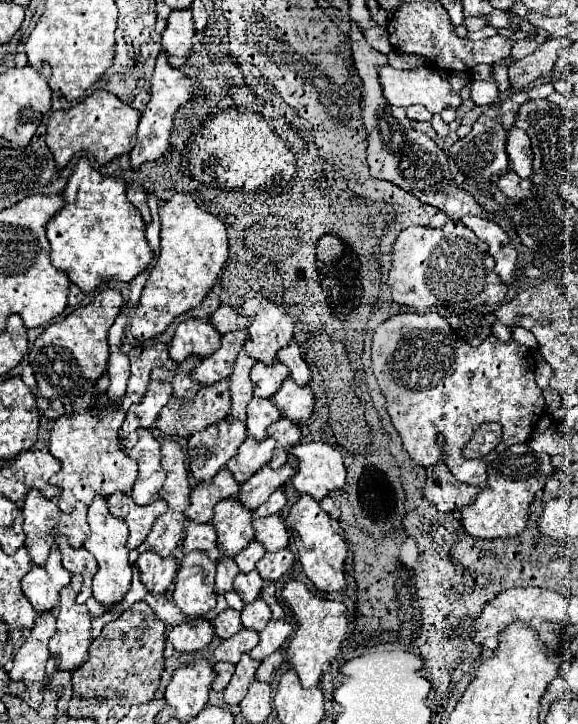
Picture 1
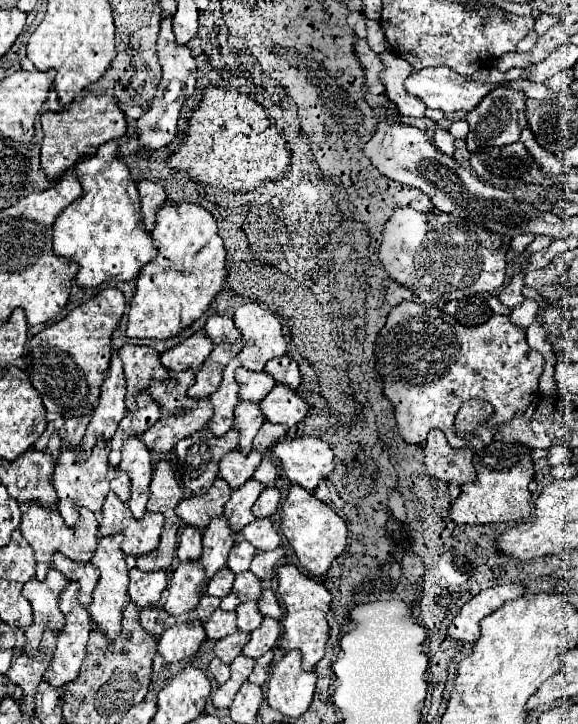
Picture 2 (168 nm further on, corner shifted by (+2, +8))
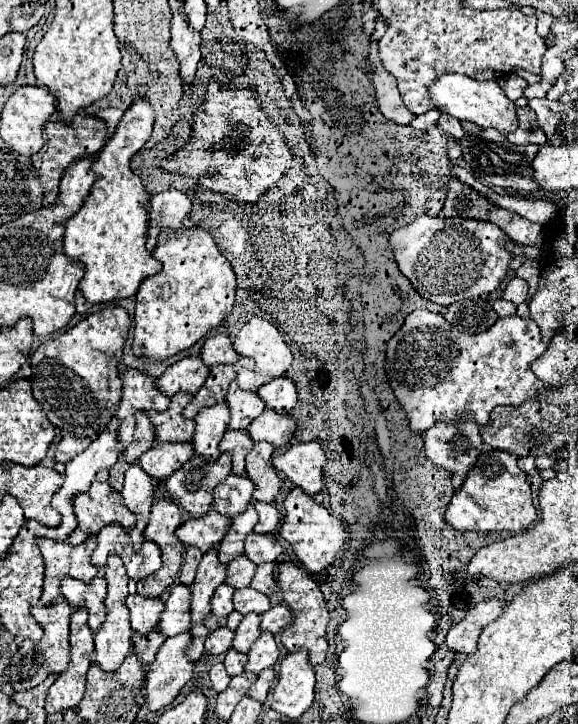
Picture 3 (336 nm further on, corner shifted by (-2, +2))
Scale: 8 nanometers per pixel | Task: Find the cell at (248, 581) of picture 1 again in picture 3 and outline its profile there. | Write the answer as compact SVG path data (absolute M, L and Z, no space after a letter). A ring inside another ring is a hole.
M251 586L241 588L241 590L235 590L233 604L235 604L235 610L241 612L241 614L247 614L247 612L257 612L257 614L261 614L261 612L265 612L267 608L271 608L269 598L267 598L263 592L251 588Z

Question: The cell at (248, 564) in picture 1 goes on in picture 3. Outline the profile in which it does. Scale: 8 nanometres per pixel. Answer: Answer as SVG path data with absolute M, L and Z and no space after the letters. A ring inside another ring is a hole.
M241 554L229 562L225 582L231 584L233 588L245 588L245 586L249 586L253 574L255 574L255 564L245 554Z

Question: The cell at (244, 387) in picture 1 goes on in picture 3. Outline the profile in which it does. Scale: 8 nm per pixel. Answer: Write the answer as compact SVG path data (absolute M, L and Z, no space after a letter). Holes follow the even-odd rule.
M225 400L215 402L213 406L203 408L197 416L197 428L193 434L193 444L195 444L195 452L205 456L207 462L215 462L221 456L219 450L219 442L227 430L229 424L229 406Z

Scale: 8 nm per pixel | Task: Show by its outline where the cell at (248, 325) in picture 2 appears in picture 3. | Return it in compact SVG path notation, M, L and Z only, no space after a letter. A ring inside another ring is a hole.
M253 316L251 320L247 320L239 334L233 340L237 354L241 356L249 356L255 360L255 368L253 370L239 370L237 372L237 384L241 388L247 390L259 390L259 386L263 386L267 380L273 380L275 376L283 376L287 372L287 368L293 364L293 354L289 350L289 346L285 344L285 340L281 338L279 330L275 324L271 324L269 320L263 320L259 316Z

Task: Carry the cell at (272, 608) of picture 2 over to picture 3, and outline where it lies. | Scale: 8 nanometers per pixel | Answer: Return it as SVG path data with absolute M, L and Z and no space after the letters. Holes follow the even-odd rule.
M275 604L271 610L261 614L261 632L281 632L291 622L291 612L283 604Z

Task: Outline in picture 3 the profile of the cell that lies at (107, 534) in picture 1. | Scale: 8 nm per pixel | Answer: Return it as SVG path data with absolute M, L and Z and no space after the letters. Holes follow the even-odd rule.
M113 552L109 554L107 558L107 564L103 568L103 574L105 574L105 580L107 580L107 598L105 598L105 608L107 608L107 616L105 616L105 622L101 624L101 628L95 632L95 662L107 670L107 672L113 672L115 668L119 668L119 664L123 664L125 656L133 650L131 648L131 634L133 634L133 628L129 624L129 612L127 612L127 606L125 606L125 598L127 598L127 572L123 568L123 562L119 560L119 556Z

